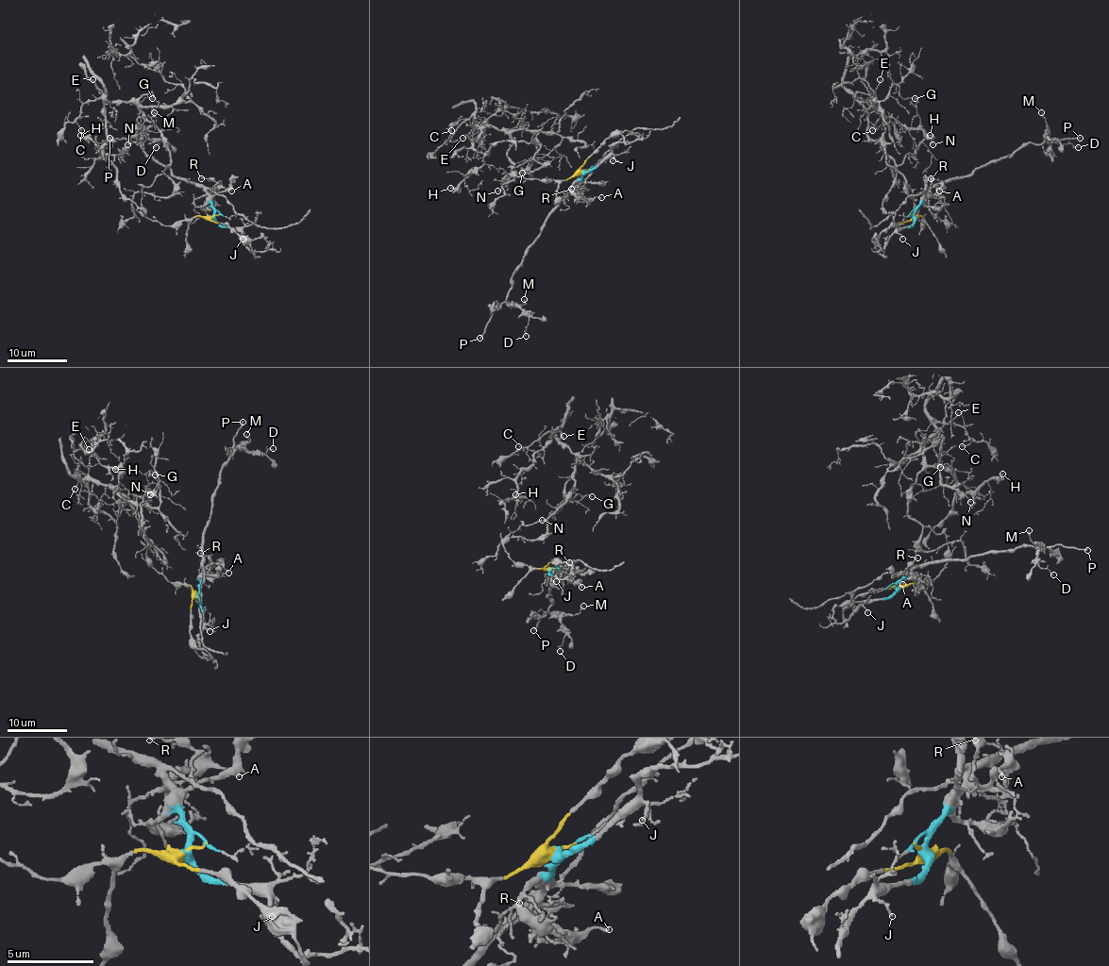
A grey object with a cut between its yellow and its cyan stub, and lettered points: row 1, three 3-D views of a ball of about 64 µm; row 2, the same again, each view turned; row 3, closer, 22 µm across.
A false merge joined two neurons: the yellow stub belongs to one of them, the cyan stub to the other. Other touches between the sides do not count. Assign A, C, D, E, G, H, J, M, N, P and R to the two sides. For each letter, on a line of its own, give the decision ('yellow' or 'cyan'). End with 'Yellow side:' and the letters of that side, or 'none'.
A: cyan
C: yellow
D: cyan
E: yellow
G: yellow
H: yellow
J: cyan
M: cyan
N: yellow
P: cyan
R: cyan
Yellow side: C, E, G, H, N

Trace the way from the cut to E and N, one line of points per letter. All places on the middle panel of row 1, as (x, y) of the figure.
E: (582, 172), (517, 176), (512, 169), (530, 160), (538, 142), (477, 125), (463, 138)
N: (582, 172), (562, 179), (521, 177), (512, 169), (541, 145), (515, 142), (508, 157), (511, 176), (497, 191)

